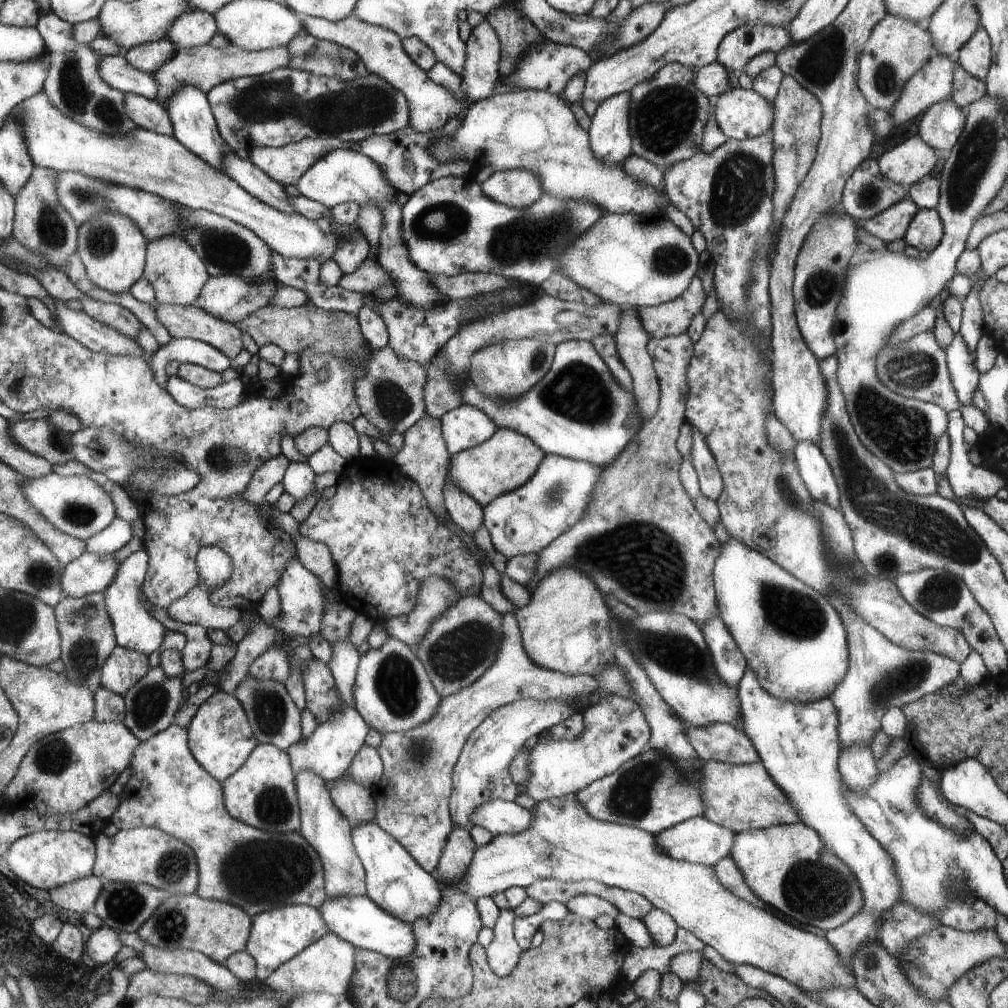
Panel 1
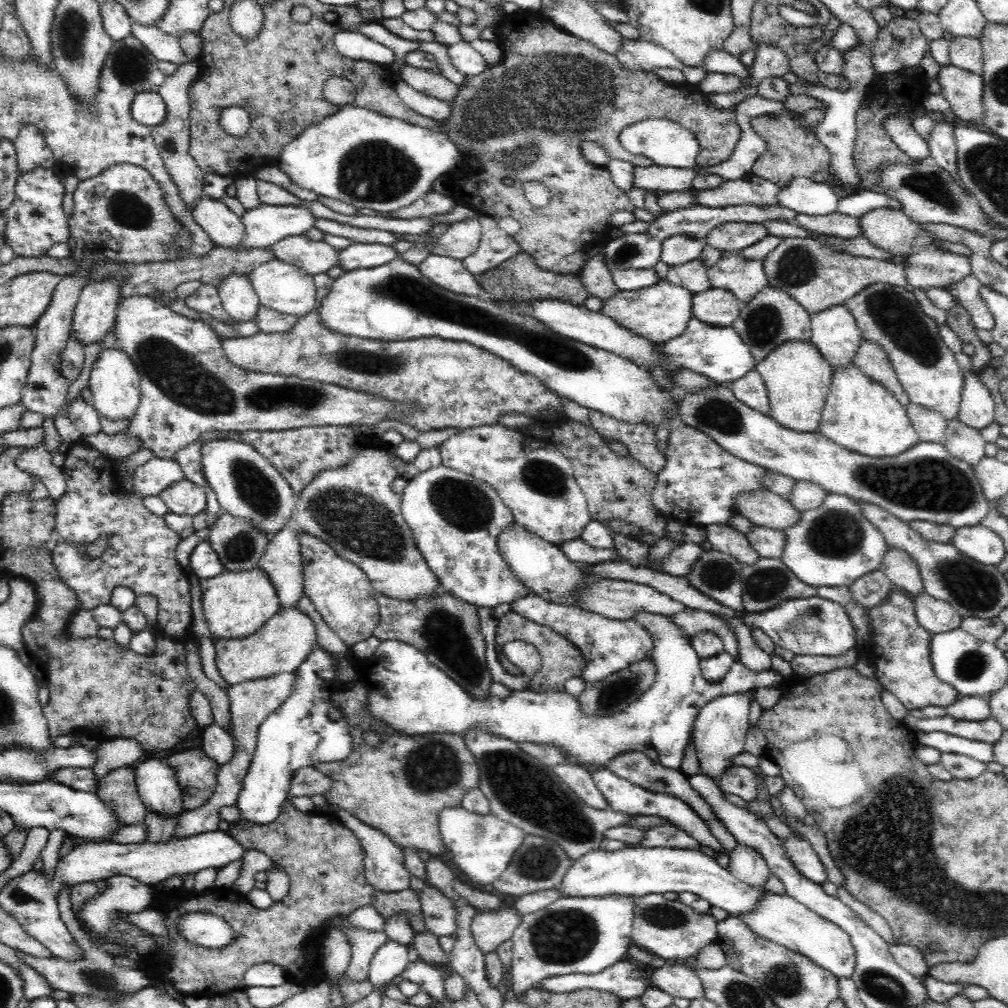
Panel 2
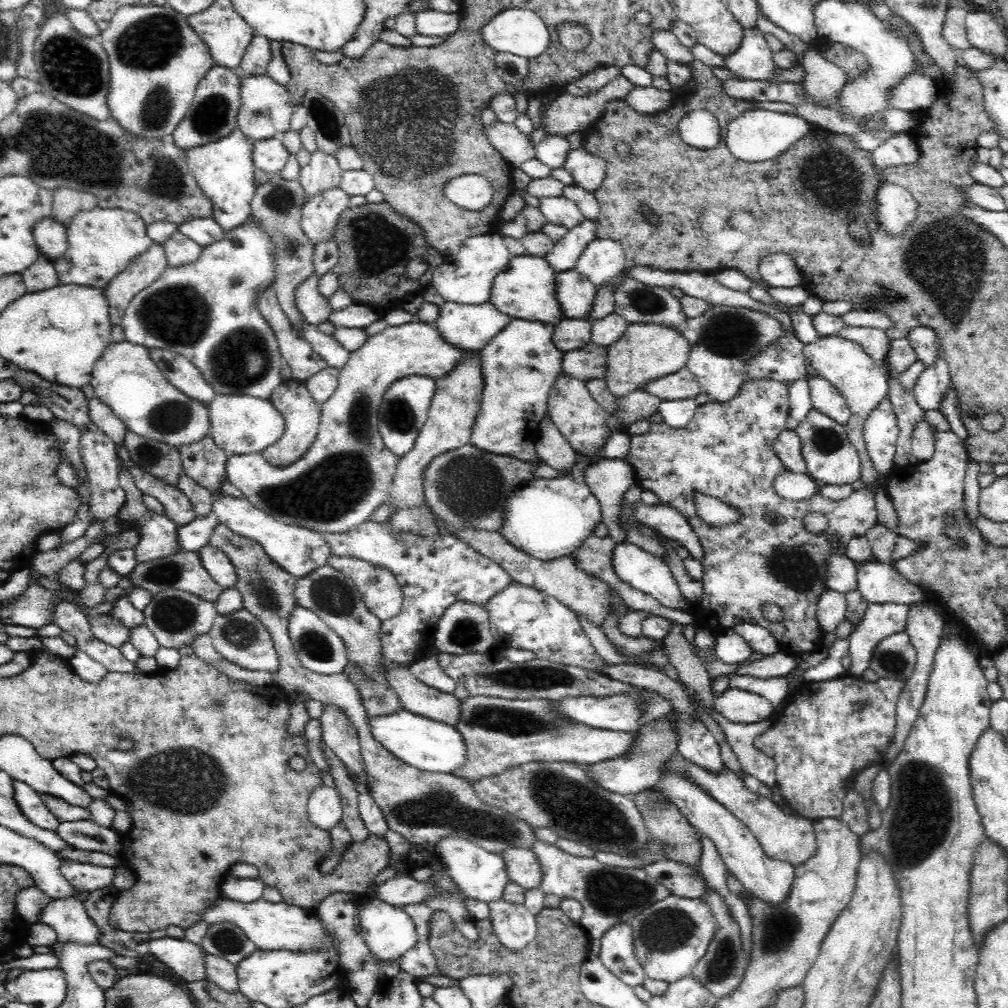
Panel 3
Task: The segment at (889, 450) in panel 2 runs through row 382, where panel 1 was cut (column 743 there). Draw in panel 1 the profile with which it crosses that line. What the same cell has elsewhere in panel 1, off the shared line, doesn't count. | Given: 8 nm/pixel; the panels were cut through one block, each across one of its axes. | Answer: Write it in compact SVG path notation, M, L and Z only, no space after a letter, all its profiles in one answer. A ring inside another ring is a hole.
M779 824L765 829L739 832L728 856L736 861L753 893L789 920L809 924L825 932L840 927L863 907L863 894L852 870L825 844L819 833L805 824Z

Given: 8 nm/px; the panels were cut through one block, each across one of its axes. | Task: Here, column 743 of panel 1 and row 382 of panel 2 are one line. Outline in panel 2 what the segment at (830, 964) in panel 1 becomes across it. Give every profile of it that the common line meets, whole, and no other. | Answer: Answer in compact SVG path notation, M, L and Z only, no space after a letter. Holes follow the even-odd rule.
M876 282L858 291L844 306L854 315L865 341L872 340L889 356L911 403L938 412L947 422L957 419L965 374L914 293L904 286Z

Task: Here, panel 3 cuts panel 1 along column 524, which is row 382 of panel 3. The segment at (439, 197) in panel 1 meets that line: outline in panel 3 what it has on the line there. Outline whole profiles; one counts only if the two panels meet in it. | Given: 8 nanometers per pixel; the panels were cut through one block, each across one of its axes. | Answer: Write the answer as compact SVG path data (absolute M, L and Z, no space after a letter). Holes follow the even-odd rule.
M250 216L246 219L244 224L240 227L234 228L230 232L225 232L224 240L218 240L209 244L201 250L201 255L192 263L184 266L169 266L164 269L164 272L154 281L148 285L144 290L140 290L131 302L128 303L126 310L122 316L121 325L126 335L126 341L131 344L138 344L145 348L152 349L168 349L176 355L181 355L190 360L194 364L202 377L211 384L212 388L220 395L250 395L256 399L269 400L275 388L281 386L284 381L281 376L281 368L283 356L278 345L278 340L266 319L257 310L257 296L266 289L270 289L275 280L275 258L273 252L275 251L275 244L271 240L271 236L261 228L261 224L257 224L257 220Z

